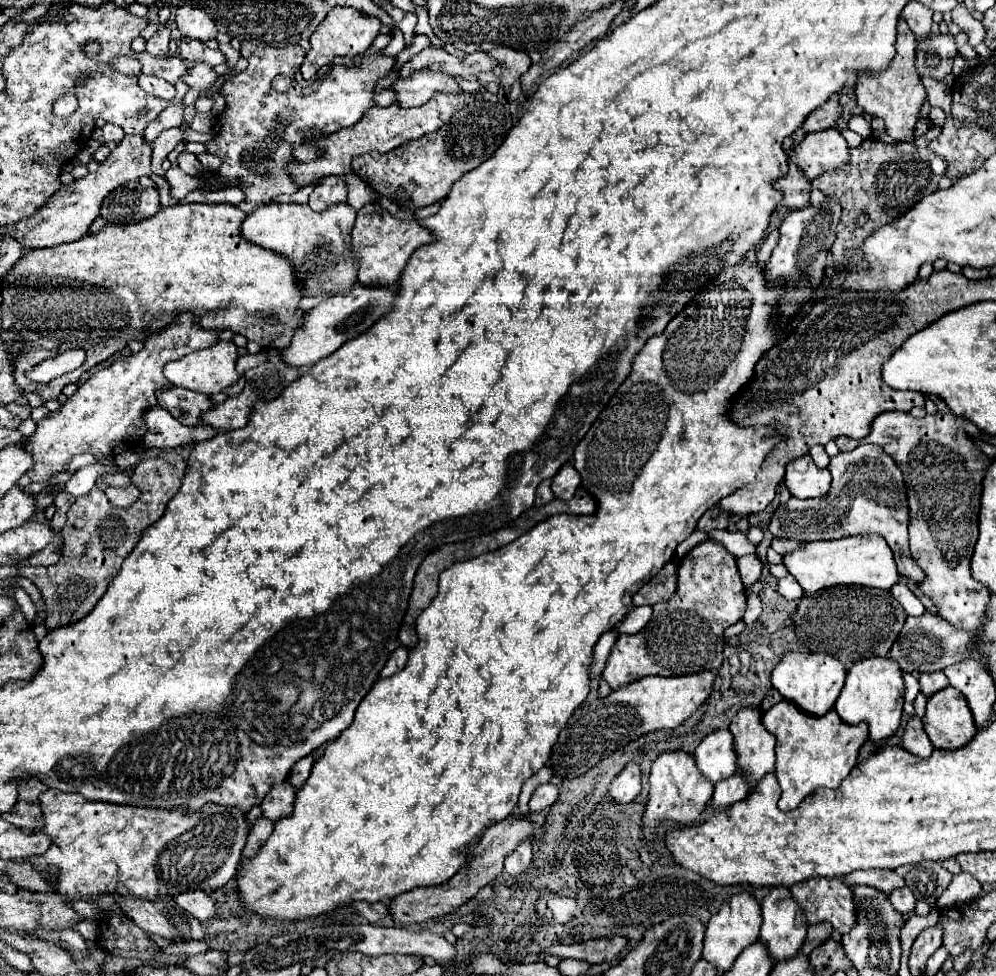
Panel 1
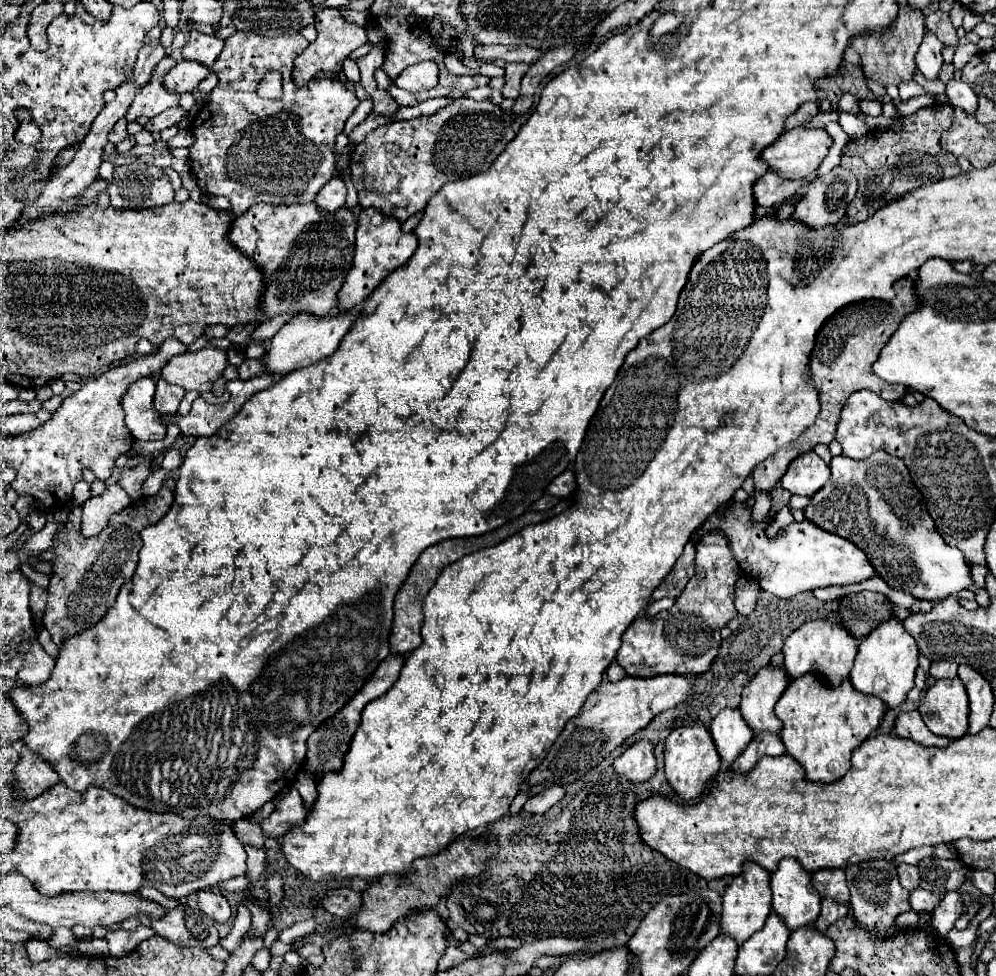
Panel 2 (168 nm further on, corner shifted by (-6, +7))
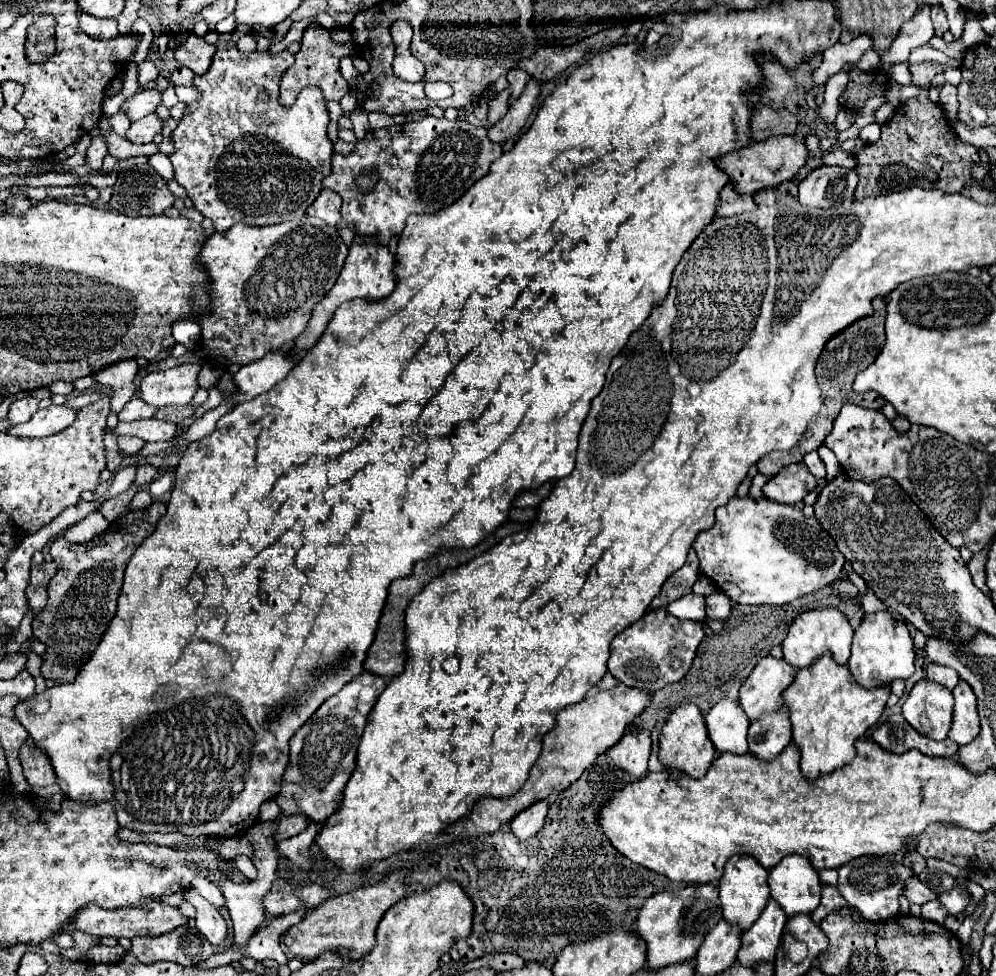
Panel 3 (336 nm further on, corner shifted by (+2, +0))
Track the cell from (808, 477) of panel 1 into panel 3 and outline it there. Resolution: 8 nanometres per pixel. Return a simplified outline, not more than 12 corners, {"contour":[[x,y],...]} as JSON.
{"contour":[[804,462],[782,468],[762,492],[780,504],[800,504],[816,488]]}

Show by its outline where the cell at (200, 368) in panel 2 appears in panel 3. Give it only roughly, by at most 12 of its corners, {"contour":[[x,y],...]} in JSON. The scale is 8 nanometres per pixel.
{"contour":[[200,364],[152,372],[140,398],[154,408],[184,406],[198,390]]}

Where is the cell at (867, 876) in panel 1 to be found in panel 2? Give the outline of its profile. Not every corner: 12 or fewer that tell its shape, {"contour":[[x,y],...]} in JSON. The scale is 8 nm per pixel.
{"contour":[[898,865],[900,885],[916,889],[920,873],[916,865]]}

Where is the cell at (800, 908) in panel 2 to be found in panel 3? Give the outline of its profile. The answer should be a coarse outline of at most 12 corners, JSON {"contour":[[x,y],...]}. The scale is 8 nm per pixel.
{"contour":[[786,856],[770,870],[772,898],[788,916],[820,904],[816,868]]}

